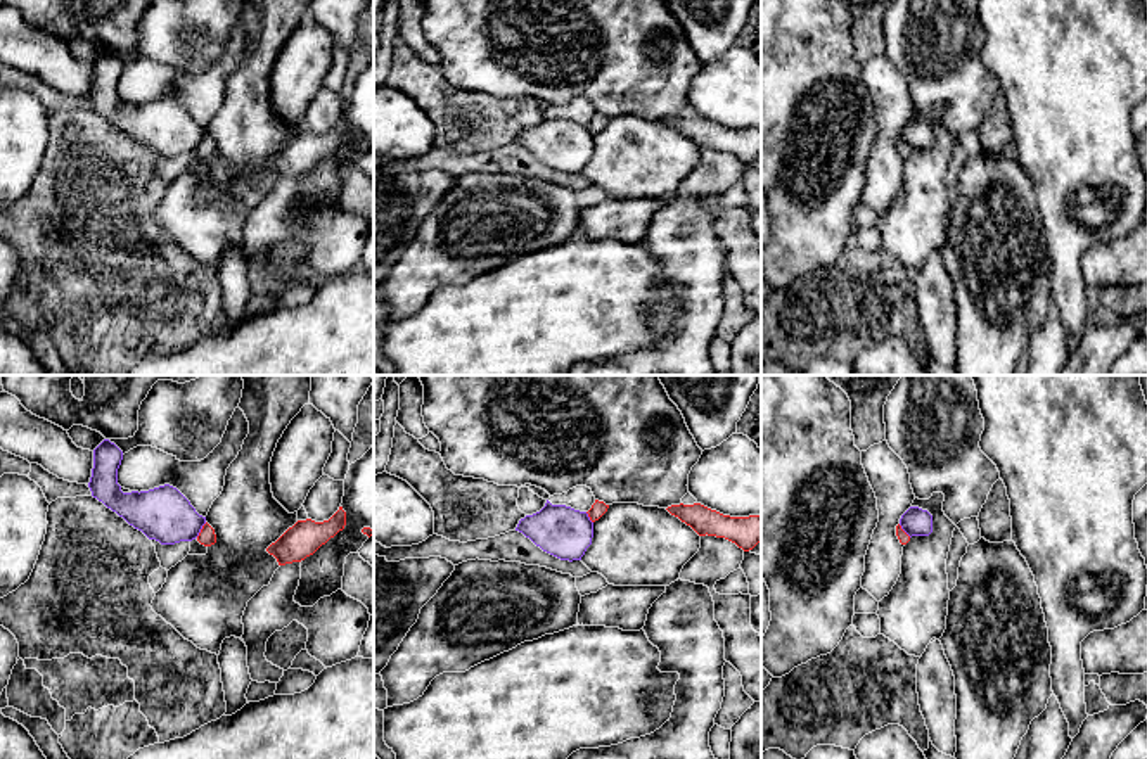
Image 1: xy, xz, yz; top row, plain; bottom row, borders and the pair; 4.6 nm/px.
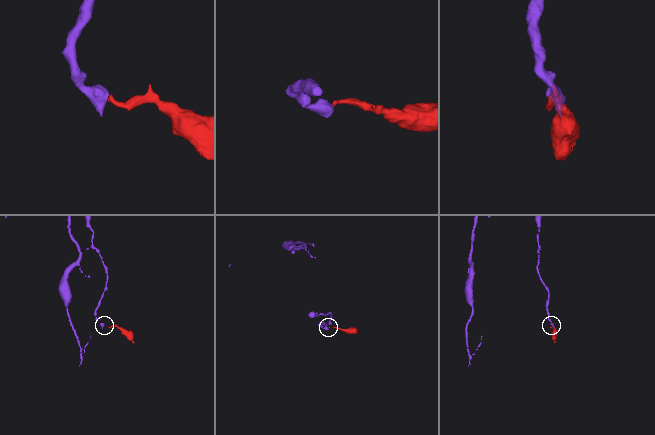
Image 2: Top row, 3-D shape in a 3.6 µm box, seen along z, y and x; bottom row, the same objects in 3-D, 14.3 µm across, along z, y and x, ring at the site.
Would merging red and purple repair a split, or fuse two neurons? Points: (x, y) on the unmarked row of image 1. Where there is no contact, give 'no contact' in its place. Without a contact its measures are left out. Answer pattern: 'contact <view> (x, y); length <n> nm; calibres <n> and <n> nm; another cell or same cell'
contact xy (201, 142); length 90 nm; calibres 80 and 260 nm; another cell

